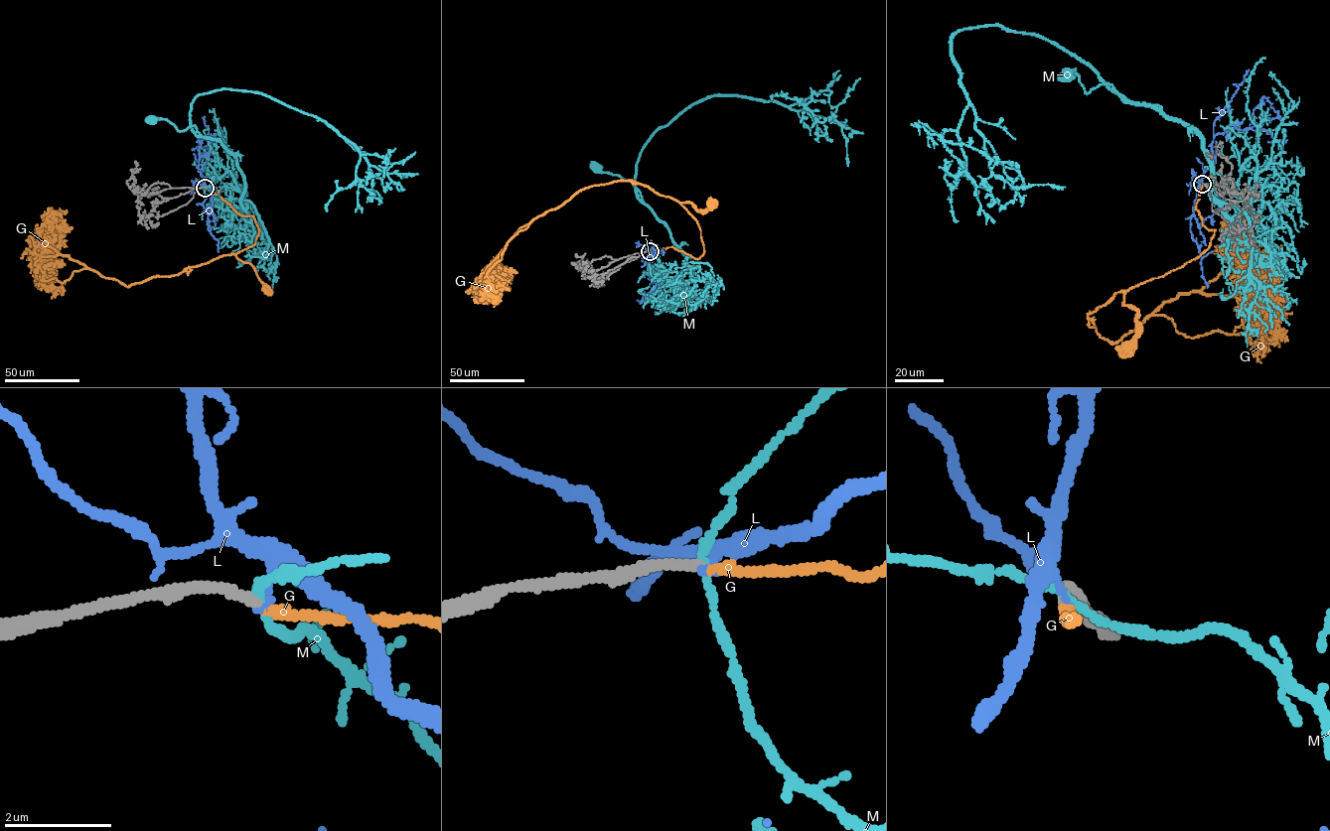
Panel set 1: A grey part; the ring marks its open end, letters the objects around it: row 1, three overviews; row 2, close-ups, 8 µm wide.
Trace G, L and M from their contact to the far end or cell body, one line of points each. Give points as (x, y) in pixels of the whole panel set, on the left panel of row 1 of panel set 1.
G: (205, 187), (210, 188), (240, 214), (254, 218), (259, 229), (254, 243), (235, 254), (253, 267), (264, 288)
L: (205, 187), (198, 168), (199, 158), (212, 153), (203, 155), (199, 161), (194, 153)
M: (205, 187), (250, 220), (240, 202), (244, 176), (220, 141), (195, 125), (179, 131), (151, 119)

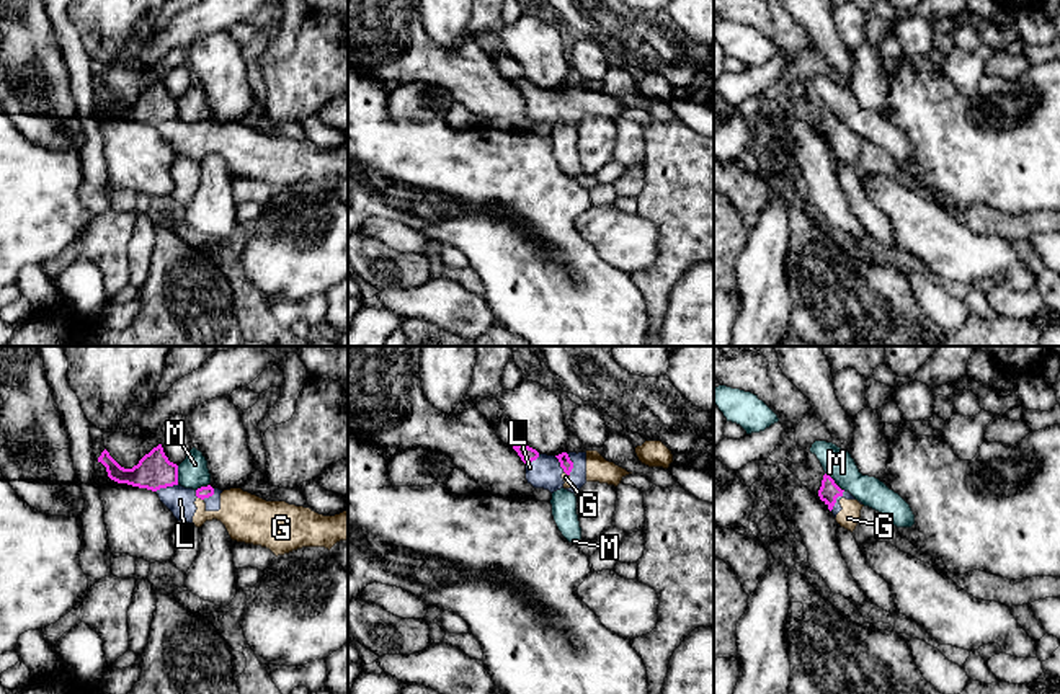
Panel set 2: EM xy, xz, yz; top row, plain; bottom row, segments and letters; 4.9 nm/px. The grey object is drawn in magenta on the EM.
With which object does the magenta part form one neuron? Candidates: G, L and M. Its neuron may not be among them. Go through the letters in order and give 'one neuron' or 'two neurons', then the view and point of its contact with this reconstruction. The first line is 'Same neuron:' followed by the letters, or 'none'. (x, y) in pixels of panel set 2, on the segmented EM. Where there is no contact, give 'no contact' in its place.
Same neuron: G
G: one neuron; meets magenta in xy at (201, 498)
L: two neurons; meets magenta in xy at (167, 485)
M: two neurons; meets magenta in yz at (833, 482)

